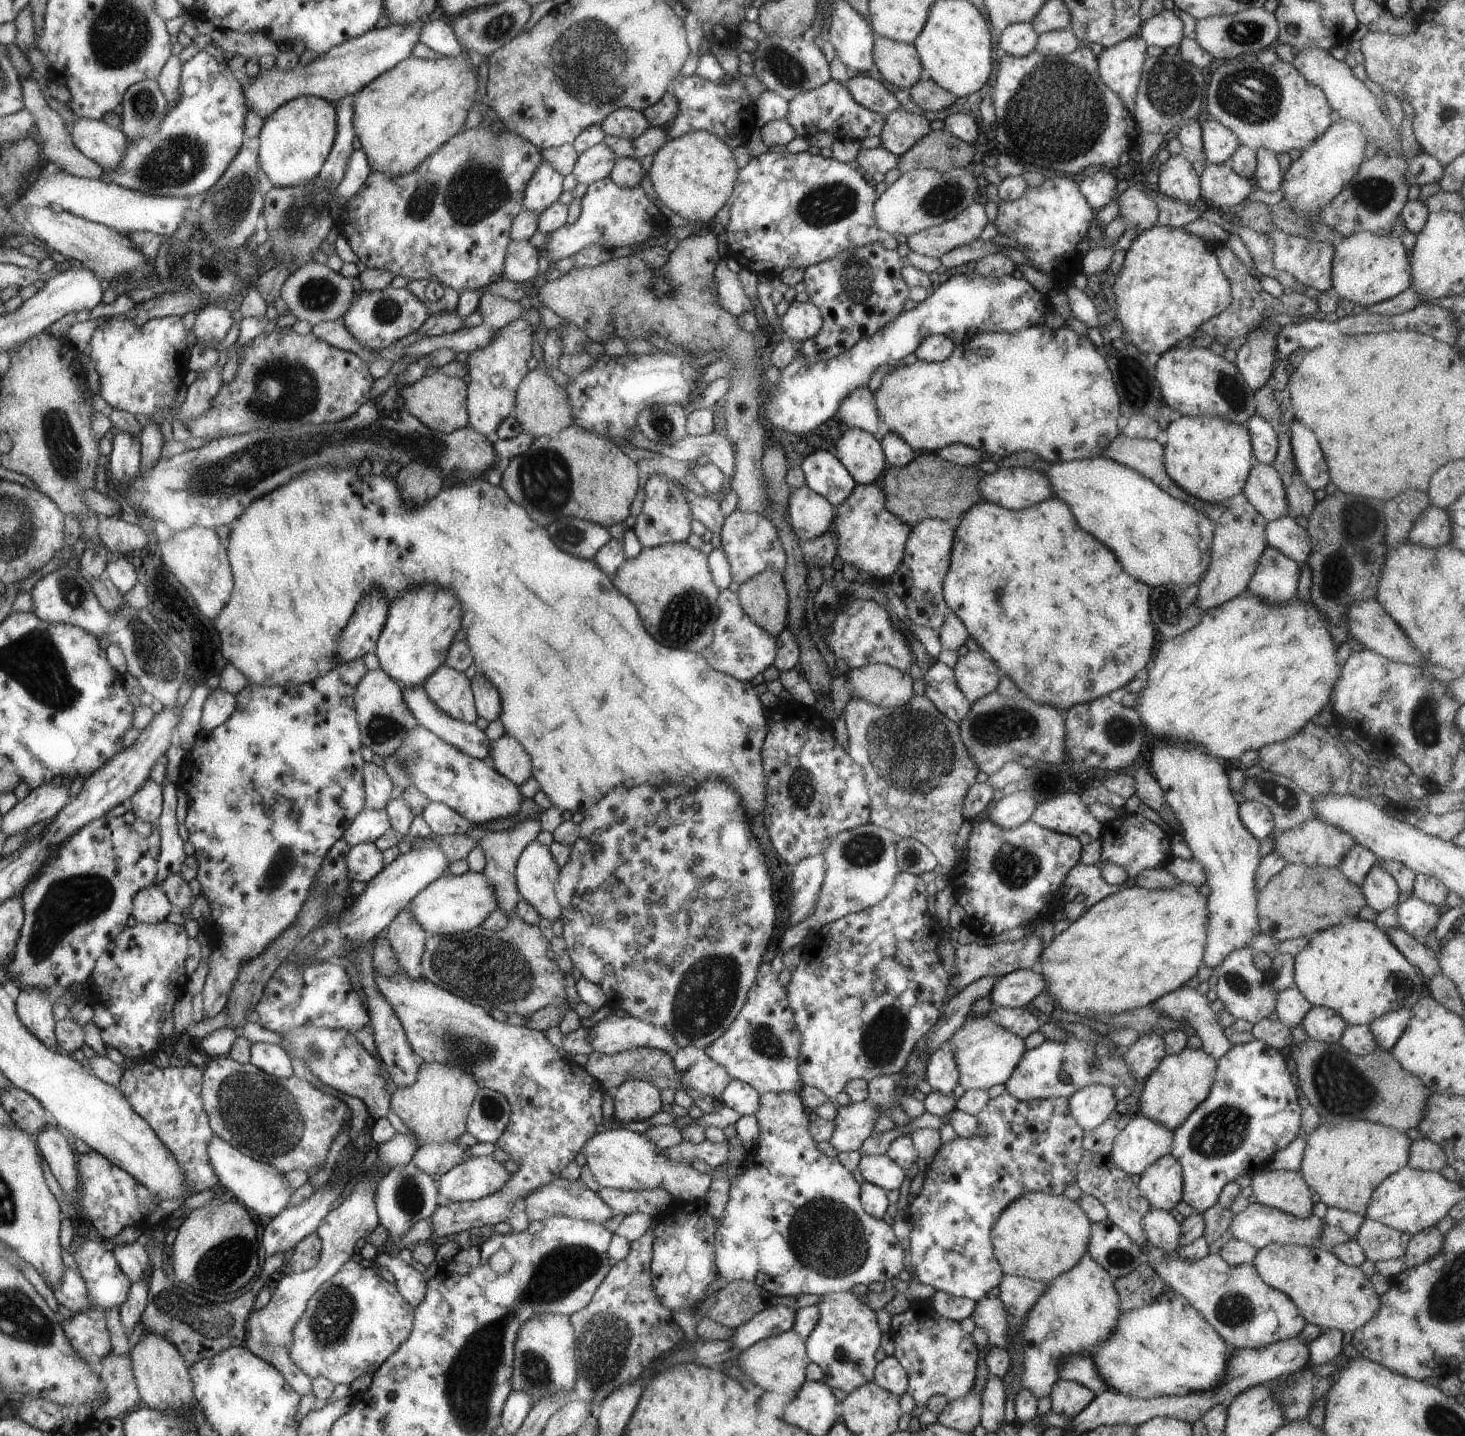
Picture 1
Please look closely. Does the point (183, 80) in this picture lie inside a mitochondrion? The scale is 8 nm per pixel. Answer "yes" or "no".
no

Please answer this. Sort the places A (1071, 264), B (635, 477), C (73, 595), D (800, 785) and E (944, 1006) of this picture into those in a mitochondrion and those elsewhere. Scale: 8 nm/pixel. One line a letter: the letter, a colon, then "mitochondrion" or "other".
A: other
B: other
C: mitochondrion
D: mitochondrion
E: other

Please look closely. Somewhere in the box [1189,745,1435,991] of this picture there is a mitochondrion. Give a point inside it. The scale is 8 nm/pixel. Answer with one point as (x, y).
(1283, 796)

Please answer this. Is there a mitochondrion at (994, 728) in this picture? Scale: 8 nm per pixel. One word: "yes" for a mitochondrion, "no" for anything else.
yes

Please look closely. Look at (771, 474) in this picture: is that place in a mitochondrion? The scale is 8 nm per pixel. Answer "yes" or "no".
yes

